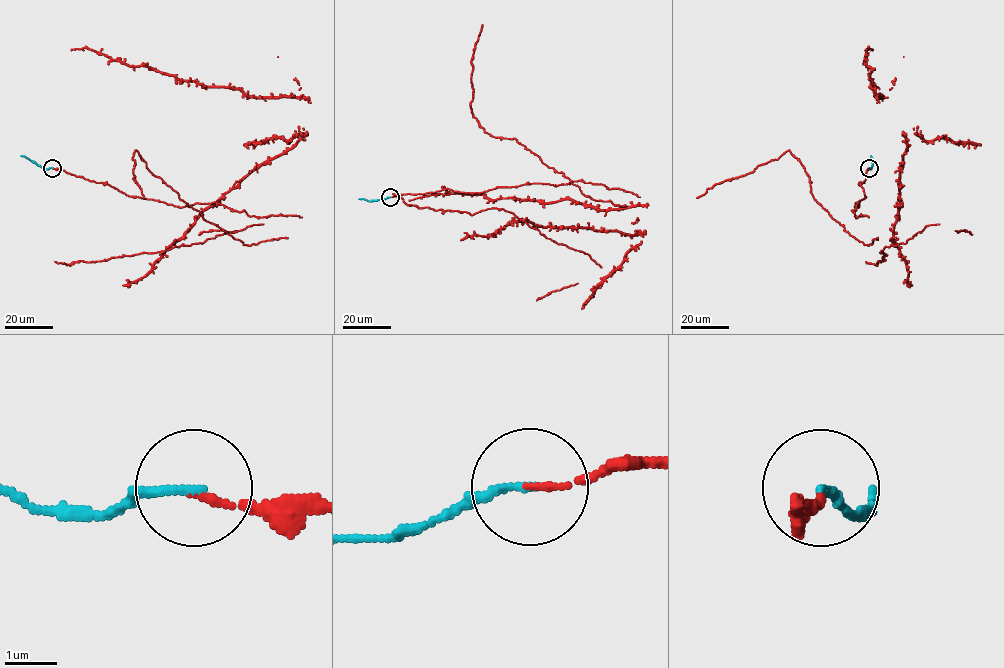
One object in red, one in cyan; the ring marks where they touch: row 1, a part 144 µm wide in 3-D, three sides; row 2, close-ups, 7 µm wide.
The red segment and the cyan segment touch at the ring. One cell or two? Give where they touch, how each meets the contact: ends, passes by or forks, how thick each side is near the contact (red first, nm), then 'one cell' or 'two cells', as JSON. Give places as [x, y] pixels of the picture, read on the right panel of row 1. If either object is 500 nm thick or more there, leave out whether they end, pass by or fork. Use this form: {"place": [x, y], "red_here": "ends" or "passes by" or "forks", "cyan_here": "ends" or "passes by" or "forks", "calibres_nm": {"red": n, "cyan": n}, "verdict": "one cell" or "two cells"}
{"place": [869, 168], "red_here": "ends", "cyan_here": "ends", "calibres_nm": {"red": 110, "cyan": 160}, "verdict": "one cell"}

